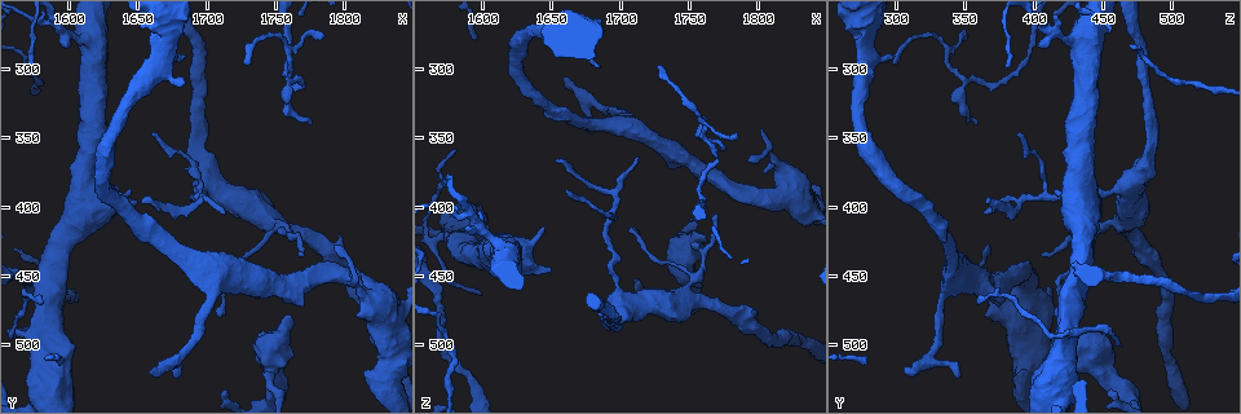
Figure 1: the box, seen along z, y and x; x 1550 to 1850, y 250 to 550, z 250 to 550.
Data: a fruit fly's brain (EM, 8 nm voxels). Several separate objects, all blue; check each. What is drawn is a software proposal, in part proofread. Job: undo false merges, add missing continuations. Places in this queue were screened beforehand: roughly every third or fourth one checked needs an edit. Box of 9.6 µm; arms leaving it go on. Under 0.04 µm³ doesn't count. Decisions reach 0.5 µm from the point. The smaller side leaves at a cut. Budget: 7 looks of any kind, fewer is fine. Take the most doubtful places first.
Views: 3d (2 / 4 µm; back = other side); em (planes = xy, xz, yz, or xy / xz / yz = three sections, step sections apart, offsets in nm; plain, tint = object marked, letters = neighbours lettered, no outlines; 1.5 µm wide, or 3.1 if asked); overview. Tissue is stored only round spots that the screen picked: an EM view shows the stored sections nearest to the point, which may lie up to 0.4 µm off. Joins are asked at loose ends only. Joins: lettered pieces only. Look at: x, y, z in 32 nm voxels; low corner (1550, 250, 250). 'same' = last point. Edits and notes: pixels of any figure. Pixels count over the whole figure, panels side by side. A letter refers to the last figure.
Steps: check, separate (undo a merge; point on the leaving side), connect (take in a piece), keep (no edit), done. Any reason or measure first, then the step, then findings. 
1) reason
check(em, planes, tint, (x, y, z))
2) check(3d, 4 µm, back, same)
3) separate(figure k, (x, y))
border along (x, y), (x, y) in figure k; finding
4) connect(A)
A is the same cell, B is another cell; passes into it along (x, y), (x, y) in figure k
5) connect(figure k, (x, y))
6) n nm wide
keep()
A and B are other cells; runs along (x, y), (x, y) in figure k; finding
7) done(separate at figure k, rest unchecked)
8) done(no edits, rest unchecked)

branch stops here
check(3d, 4 µm, (1658, 520, 310))

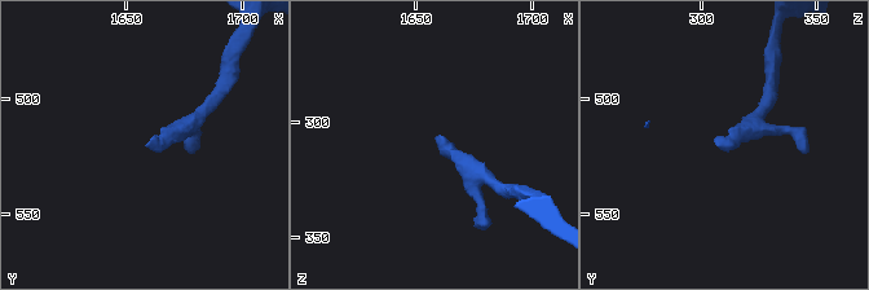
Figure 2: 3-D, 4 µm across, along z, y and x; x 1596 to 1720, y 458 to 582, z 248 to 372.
check(em, planes, letters, (1659, 520, 309))

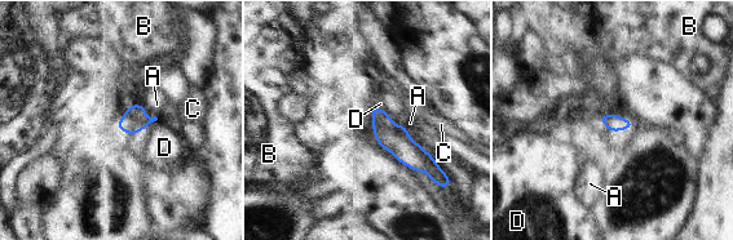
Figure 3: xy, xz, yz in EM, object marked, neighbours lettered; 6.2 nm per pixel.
keep()
A, B, C and D are other cells; runs along (375, 111), (382, 124), (428, 170) in figure 3; no lettered piece goes on from it

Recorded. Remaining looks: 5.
an open end
check(em, yz, step 4, tint, (1794, 428, 366))

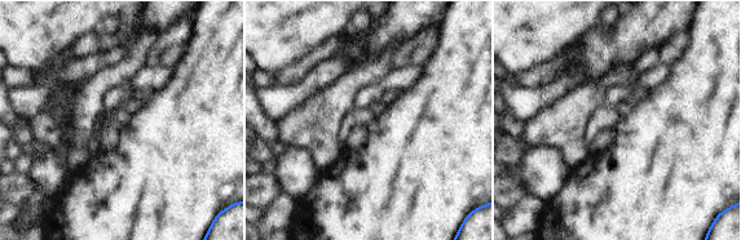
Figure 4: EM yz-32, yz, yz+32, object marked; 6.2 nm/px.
check(em, planes, letters, same)

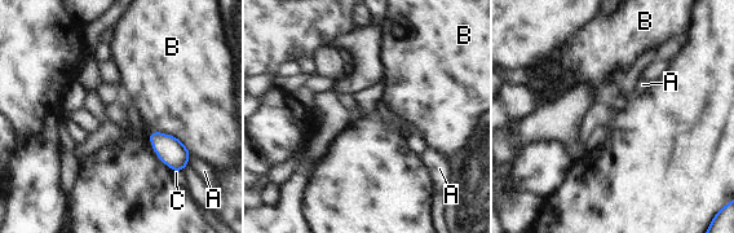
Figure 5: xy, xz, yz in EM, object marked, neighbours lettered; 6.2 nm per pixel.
B touches over 260 nm
keep()
A, B and C are other cells; border along (155, 131), (173, 135), (190, 153) in figure 5; no lettered piece goes on from it

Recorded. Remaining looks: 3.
an open end
check(3d, 4 µm, back, (1660, 346, 386))

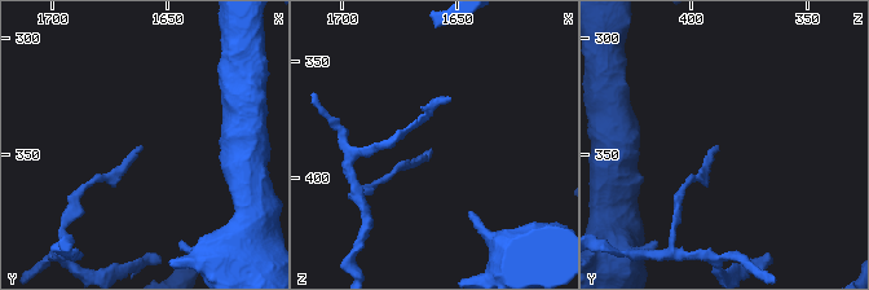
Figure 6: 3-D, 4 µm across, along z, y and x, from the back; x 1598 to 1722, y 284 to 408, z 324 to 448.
check(em, xy, step 8, letters, (1660, 346, 389))

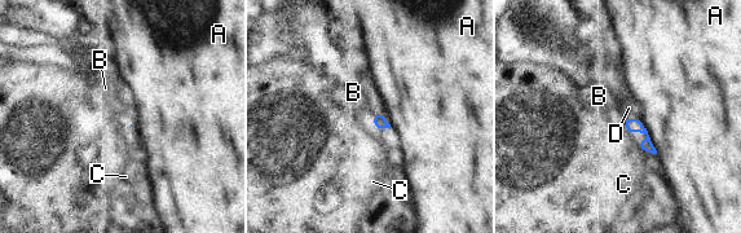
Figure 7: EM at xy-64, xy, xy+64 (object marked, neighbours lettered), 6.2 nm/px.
A touches over 260 nm
keep()
A, B, C and D are other cells; border along (382, 111), (373, 117) in figure 7; none of them fits

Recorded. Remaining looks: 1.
done(no edits, rest unchecked)

